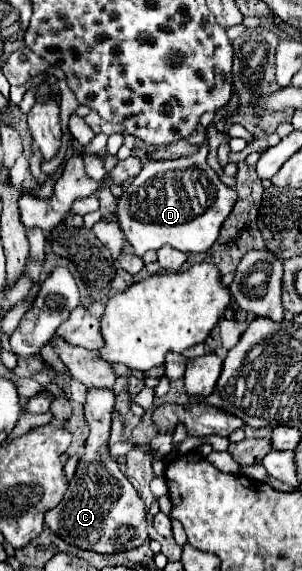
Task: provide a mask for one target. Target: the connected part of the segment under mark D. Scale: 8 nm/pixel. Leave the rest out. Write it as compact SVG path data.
M234 90L229 103L216 112L206 127L205 141L195 154L177 160L143 158L143 170L129 182L117 204L119 226L137 256L143 256L147 250L159 250L165 244L171 244L187 254L207 252L217 240L221 224L233 210L237 192L225 186L217 172L207 164L208 130L229 115L237 107L238 101L239 96Z

